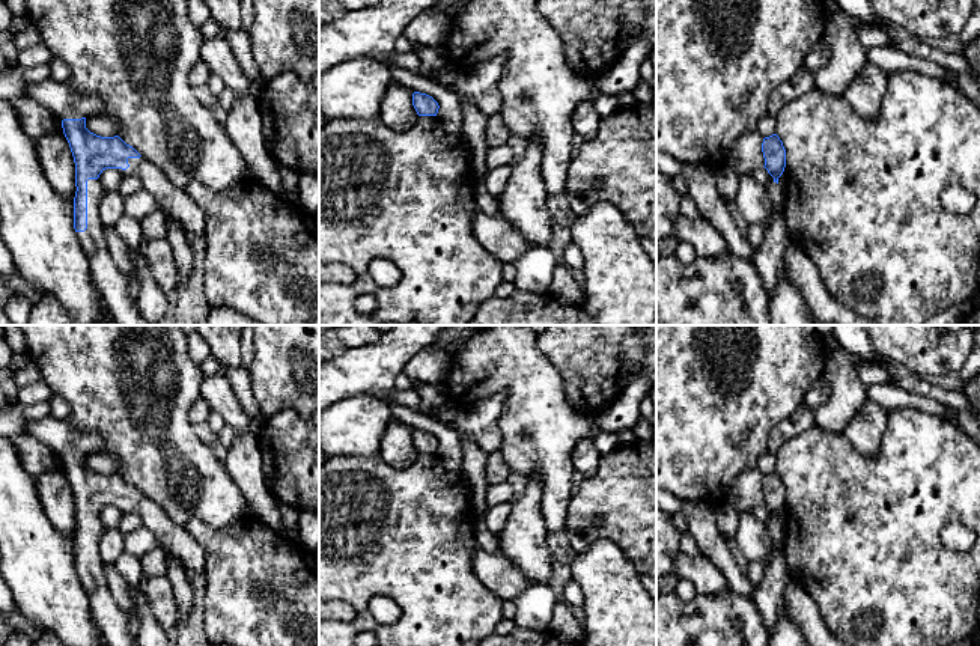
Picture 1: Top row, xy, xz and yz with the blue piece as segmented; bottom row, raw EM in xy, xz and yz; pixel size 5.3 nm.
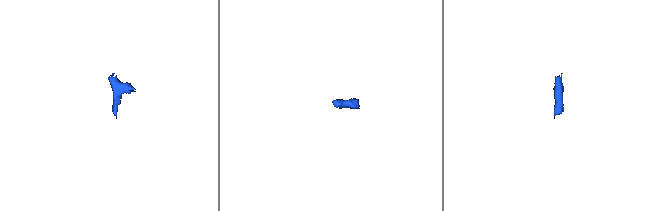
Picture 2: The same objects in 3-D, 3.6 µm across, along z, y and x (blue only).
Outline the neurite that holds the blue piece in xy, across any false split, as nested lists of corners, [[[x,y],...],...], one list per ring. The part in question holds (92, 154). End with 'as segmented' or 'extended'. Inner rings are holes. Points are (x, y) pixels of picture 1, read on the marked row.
[[[53,78],[29,84],[26,93],[62,122],[75,163],[74,229],[110,318],[114,325],[151,325],[128,297],[128,279],[108,251],[99,214],[104,188],[98,178],[105,169],[122,169],[123,175],[137,176],[157,199],[167,221],[176,221],[191,242],[206,233],[202,209],[185,190],[173,187],[155,164],[119,136],[101,137],[86,128],[87,116],[105,111],[99,96],[84,96],[68,81]]]; extended

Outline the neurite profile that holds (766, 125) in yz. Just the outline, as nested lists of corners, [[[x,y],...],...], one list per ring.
[[[766,114],[759,120],[757,131],[765,139],[775,134],[775,125],[777,125],[775,114]]]

